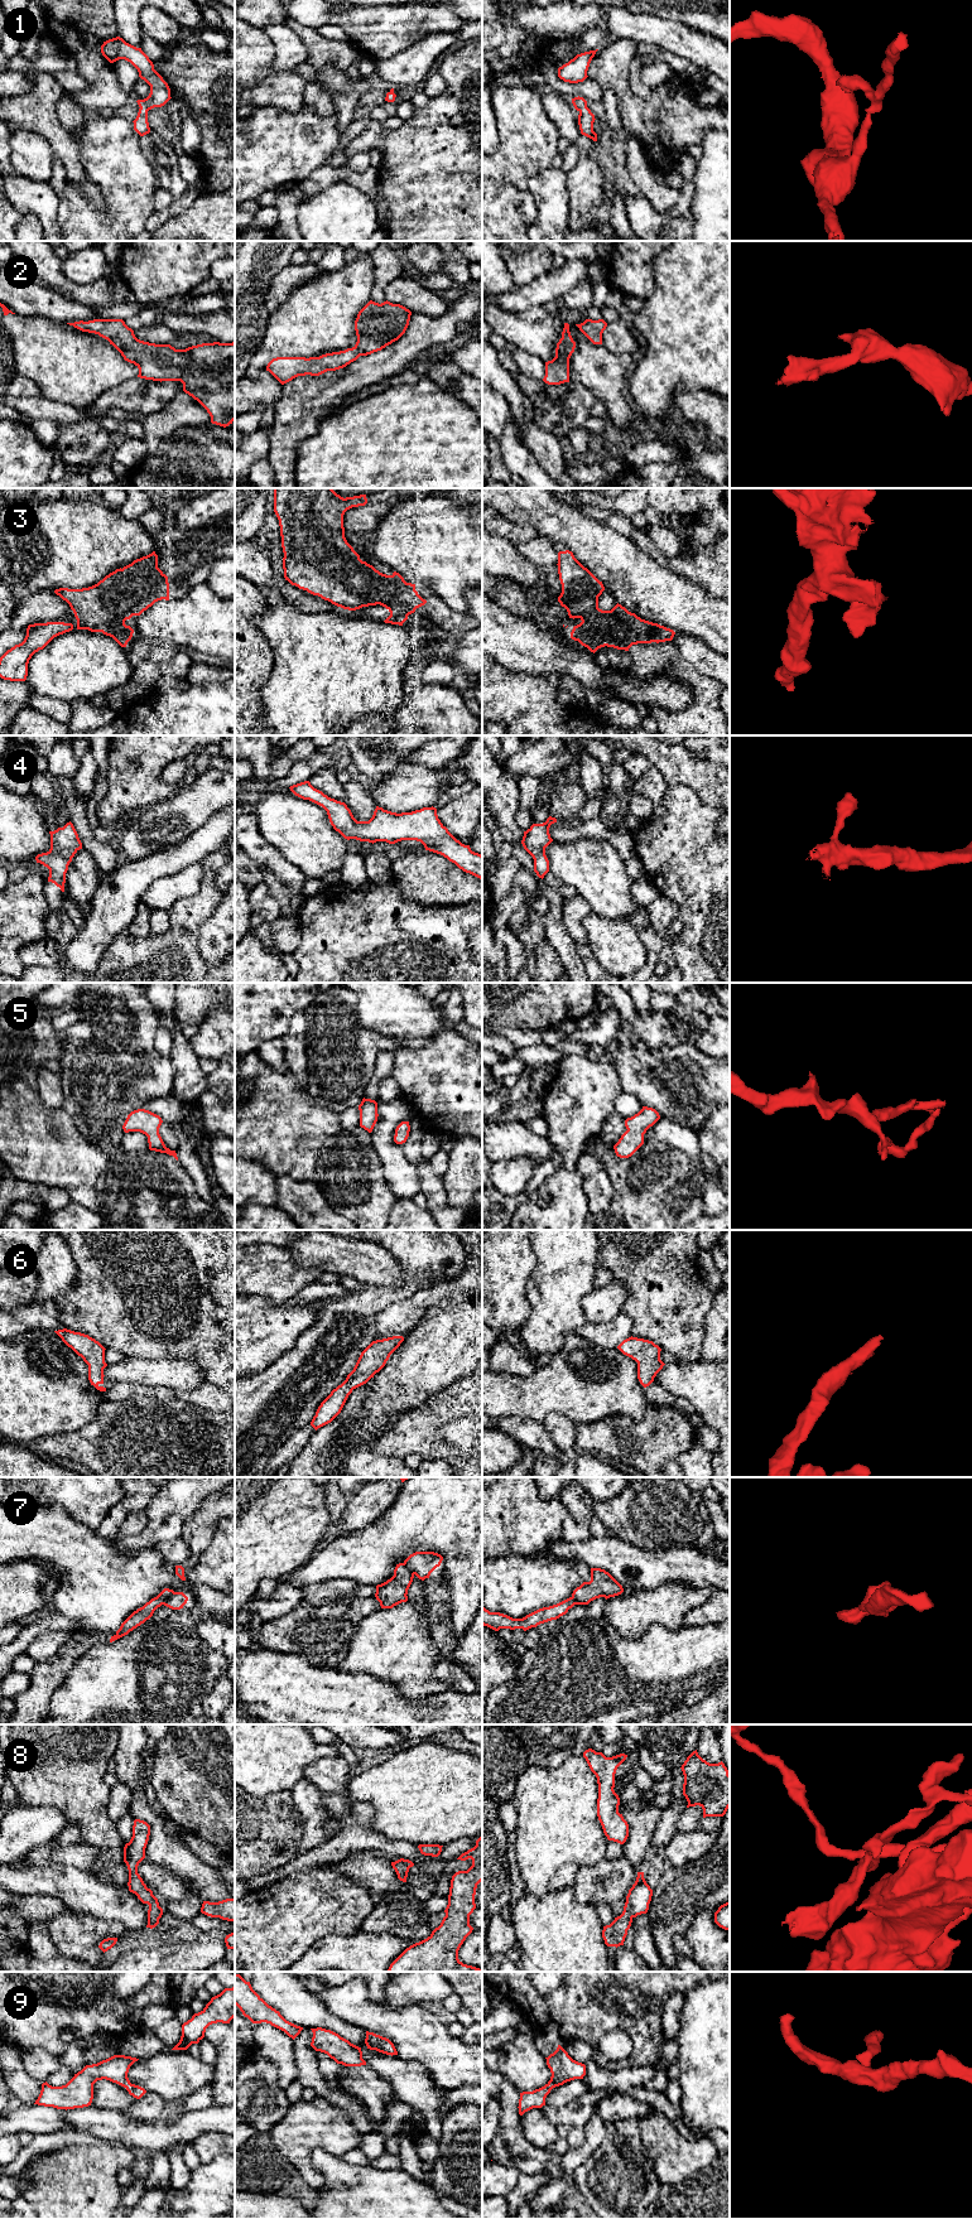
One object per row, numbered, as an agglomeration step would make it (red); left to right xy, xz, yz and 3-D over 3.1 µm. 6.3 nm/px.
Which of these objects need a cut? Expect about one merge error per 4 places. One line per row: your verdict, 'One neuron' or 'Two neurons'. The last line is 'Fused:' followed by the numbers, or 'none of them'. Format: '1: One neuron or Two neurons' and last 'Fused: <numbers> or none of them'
1: One neuron
2: One neuron
3: One neuron
4: One neuron
5: One neuron
6: One neuron
7: Two neurons
8: One neuron
9: One neuron
Fused: 7

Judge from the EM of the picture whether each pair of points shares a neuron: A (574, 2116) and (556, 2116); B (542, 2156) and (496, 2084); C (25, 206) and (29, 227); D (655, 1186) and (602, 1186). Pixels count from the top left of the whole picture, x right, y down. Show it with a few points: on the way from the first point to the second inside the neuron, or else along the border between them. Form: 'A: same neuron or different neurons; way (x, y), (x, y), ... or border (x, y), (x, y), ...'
A: same neuron; way (569, 2116), (561, 2116)
B: same neuron; way (521, 2146), (510, 2135), (509, 2103)
C: different neurons; border (23, 213), (32, 213), (43, 227)
D: different neurons; border (604, 1168), (612, 1182), (614, 1199), (601, 1214)

